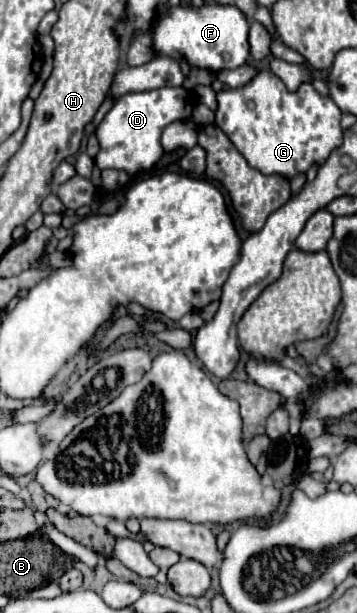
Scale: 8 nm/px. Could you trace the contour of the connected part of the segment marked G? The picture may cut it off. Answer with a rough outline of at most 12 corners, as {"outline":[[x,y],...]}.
{"outline":[[272,71],[218,93],[250,167],[294,179],[340,145],[340,109]]}

